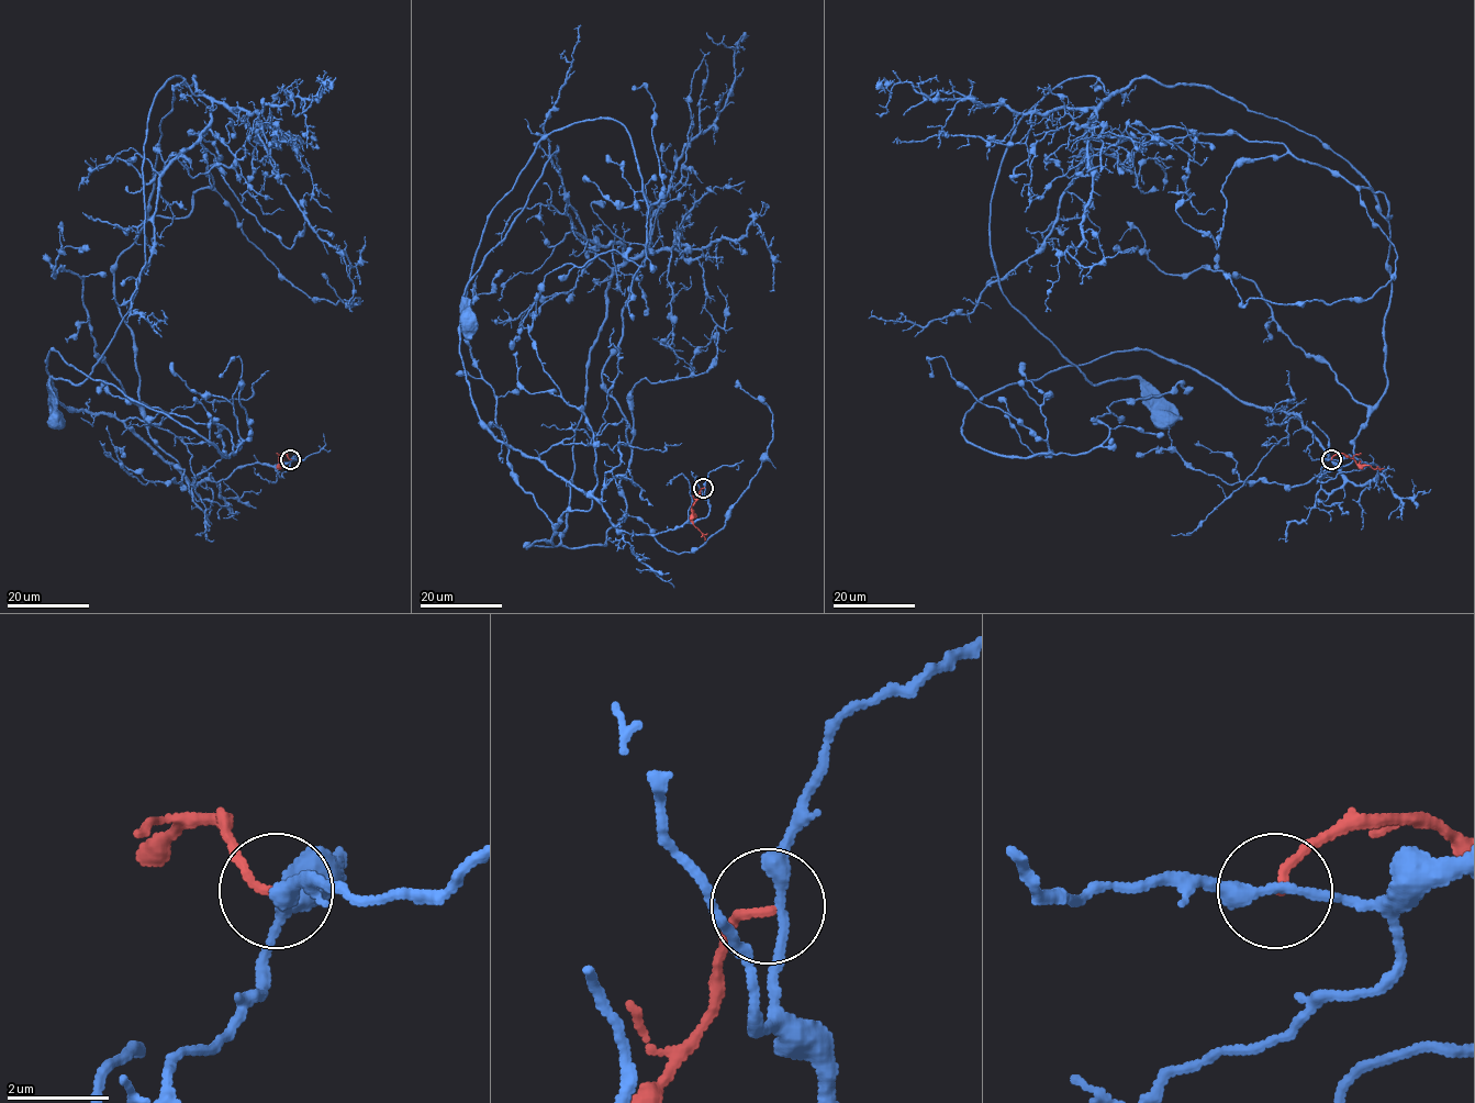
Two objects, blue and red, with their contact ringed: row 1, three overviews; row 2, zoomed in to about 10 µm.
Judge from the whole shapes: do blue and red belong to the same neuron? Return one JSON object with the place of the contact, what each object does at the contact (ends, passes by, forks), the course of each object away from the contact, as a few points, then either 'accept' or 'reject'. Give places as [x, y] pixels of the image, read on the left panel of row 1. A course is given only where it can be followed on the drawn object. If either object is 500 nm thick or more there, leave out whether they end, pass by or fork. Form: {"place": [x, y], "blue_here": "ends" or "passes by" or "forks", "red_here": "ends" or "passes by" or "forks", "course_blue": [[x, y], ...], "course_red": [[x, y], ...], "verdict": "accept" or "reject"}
{"place": [290, 459], "blue_here": "passes by", "red_here": "ends", "course_blue": [[291, 459], [193, 485], [138, 396], [113, 266], [193, 78], [212, 118], [112, 342], [49, 380], [57, 418]], "course_red": [[291, 459], [285, 454], [278, 458], [278, 464], [292, 468]], "verdict": "reject"}

